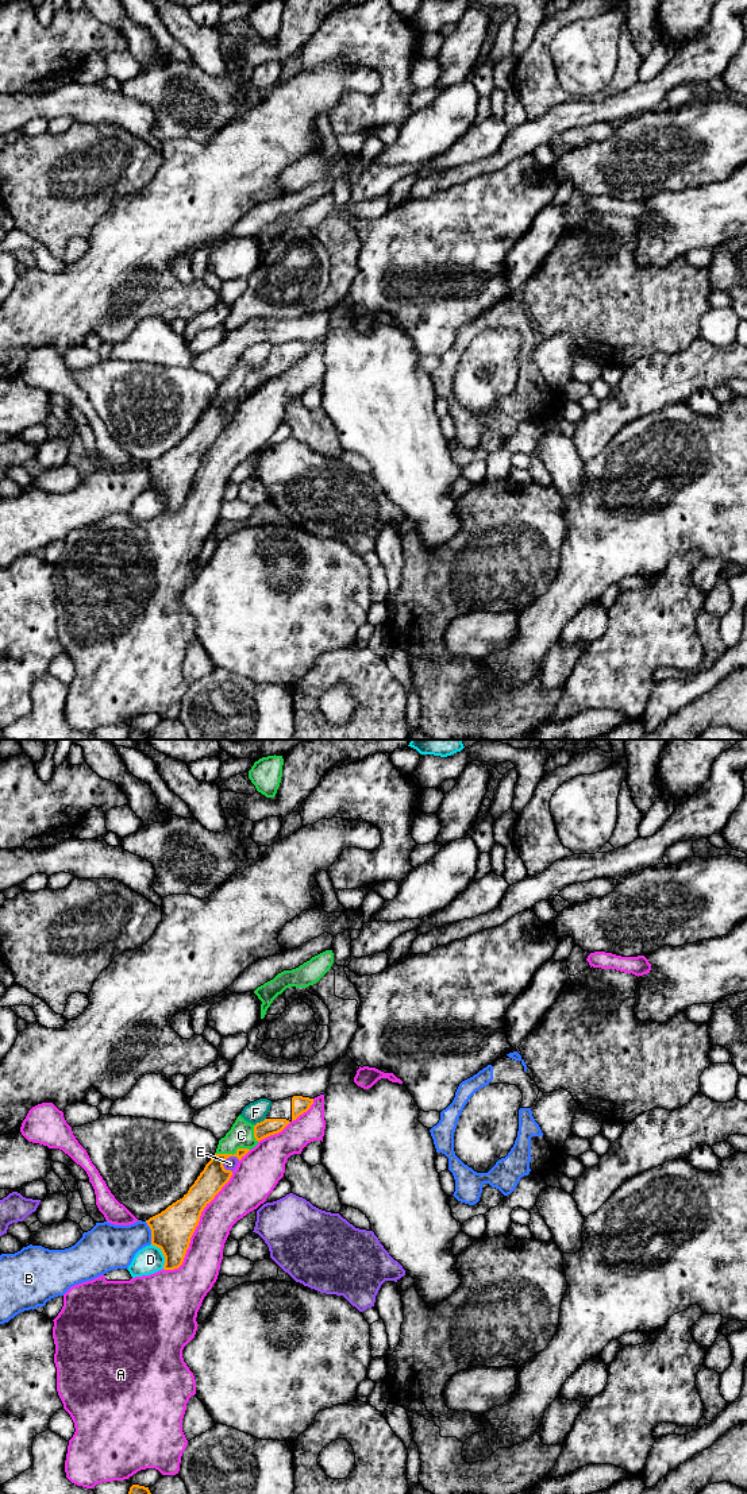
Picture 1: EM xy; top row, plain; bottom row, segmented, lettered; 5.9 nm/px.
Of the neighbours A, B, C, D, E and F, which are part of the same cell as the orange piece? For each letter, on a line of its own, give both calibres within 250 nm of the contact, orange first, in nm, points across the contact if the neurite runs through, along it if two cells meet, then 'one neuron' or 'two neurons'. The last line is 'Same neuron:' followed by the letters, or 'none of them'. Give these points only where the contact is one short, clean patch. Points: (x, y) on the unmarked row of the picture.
A: 240/220 nm | two neurons
B: 240/260 nm | two neurons
C: 160/150 nm | across xy (214, 421), (215, 408), (231, 398), (231, 392), (241, 379) | one neuron
D: 240/160 nm | two neurons
E: 160/80 nm | two neurons
F: 100/130 nm | along xy (265, 362), (254, 370) | two neurons
Same neuron: C

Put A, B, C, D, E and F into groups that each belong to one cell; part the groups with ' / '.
A / B / C / D / E / F

